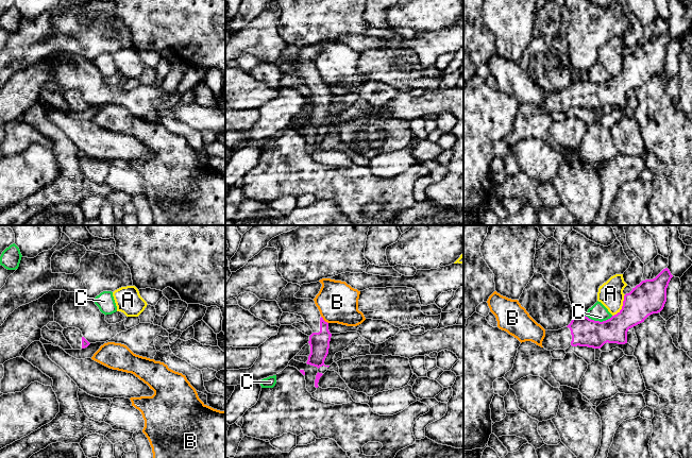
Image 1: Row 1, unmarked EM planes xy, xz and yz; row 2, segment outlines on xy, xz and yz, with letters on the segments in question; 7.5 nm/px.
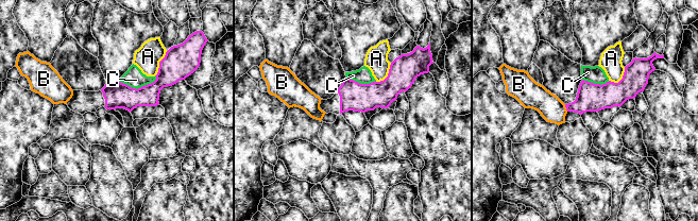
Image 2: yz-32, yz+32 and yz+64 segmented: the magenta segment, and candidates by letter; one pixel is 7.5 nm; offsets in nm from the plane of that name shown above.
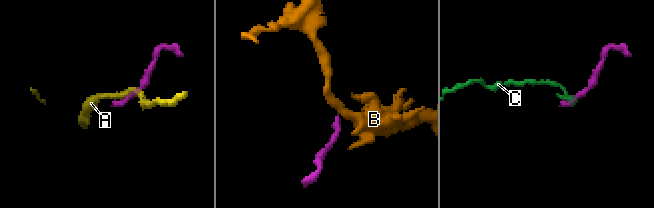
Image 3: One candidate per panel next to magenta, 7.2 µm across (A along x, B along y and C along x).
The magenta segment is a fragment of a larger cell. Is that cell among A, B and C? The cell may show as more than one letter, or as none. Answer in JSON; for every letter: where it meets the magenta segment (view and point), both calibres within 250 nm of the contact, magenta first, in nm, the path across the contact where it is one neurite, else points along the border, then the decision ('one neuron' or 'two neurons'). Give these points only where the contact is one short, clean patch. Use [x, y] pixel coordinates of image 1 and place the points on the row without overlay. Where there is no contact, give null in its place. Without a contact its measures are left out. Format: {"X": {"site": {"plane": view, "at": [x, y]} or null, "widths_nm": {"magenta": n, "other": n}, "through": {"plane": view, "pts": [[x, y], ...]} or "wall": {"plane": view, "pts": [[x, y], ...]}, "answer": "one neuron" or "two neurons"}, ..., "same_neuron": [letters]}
{"A": {"site": {"plane": "yz", "at": [622, 68]}, "widths_nm": {"magenta": 260, "other": 190}, "answer": "two neurons"}, "B": {"site": {"plane": "xz", "at": [323, 82]}, "widths_nm": {"magenta": 150, "other": 300}, "wall": {"plane": "xz", "pts": [[321, 78], [327, 85]]}, "answer": "two neurons"}, "C": {"site": {"plane": "yz", "at": [598, 83]}, "widths_nm": {"magenta": 220, "other": 130}, "answer": "two neurons"}, "same_neuron": []}

